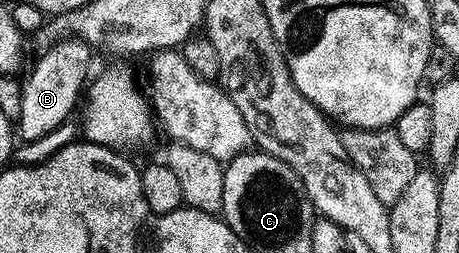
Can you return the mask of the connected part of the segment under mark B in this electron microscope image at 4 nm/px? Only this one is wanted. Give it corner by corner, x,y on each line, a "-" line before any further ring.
76,36
58,39
57,44
47,51
37,62
28,80
22,81
23,94
20,118
17,121
17,134
22,141
35,141
66,123
69,114
76,109
83,87
91,71
93,49
85,40

